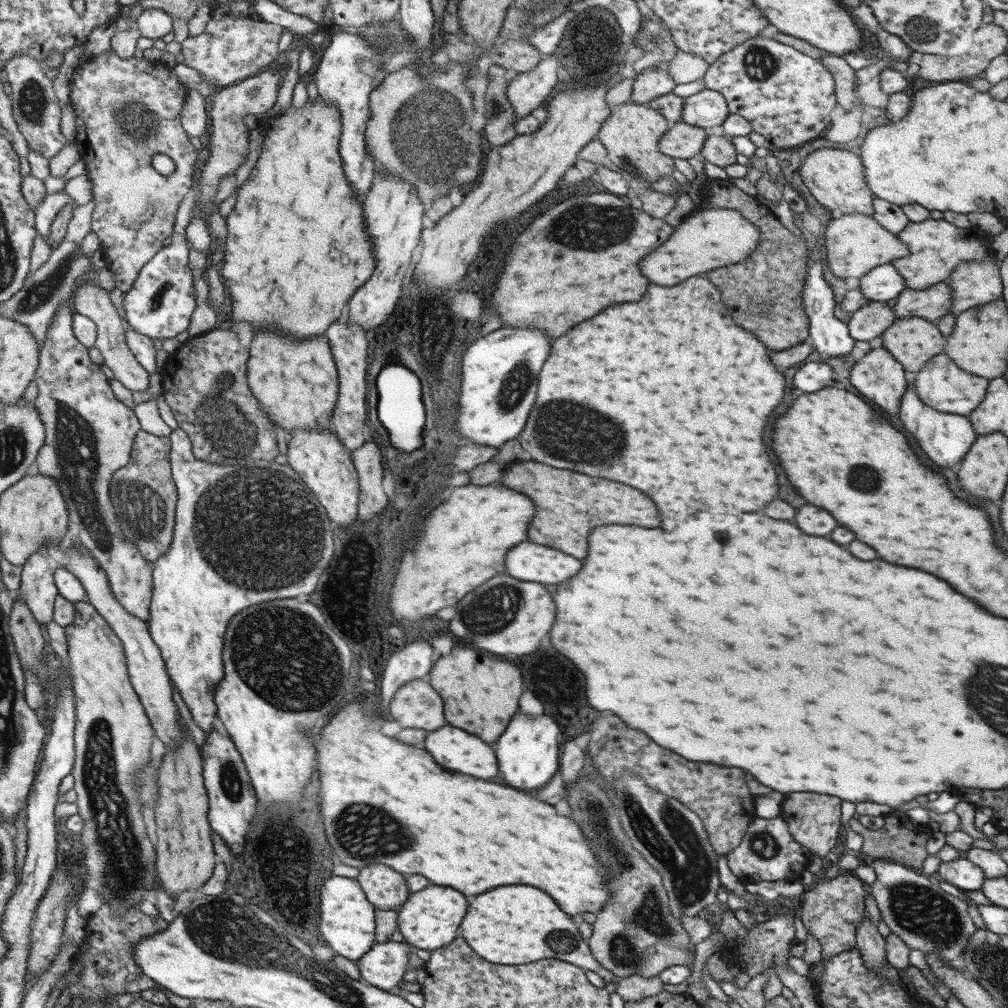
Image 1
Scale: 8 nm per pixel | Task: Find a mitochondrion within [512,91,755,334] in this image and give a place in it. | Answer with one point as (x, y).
(608, 224)

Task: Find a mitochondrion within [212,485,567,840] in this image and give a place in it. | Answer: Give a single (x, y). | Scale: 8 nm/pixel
(310, 672)

